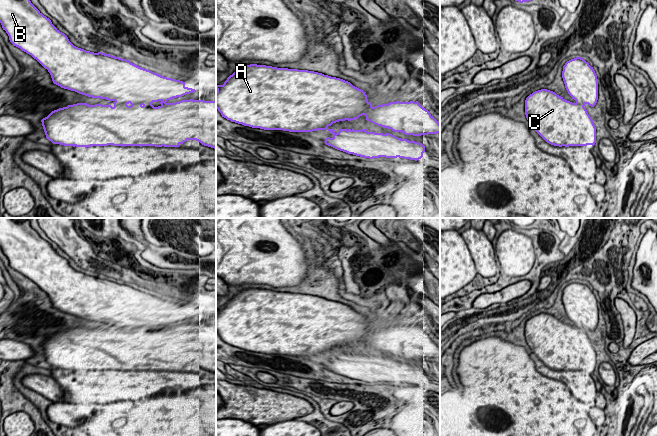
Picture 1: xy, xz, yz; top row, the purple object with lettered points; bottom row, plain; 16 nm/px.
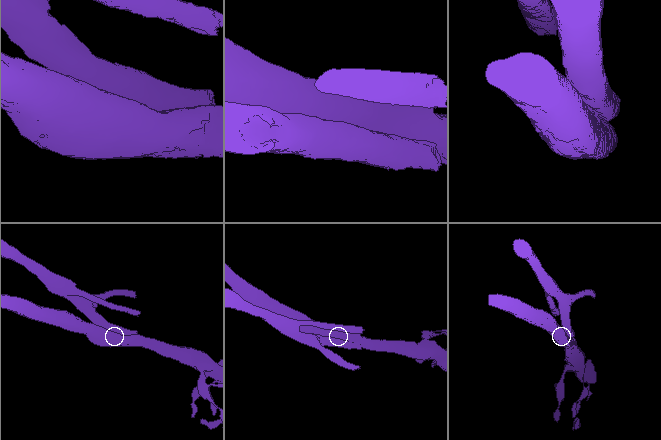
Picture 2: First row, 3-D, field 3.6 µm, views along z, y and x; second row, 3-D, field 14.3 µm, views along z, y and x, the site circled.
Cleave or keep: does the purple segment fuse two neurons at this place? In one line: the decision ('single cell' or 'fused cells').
fused cells

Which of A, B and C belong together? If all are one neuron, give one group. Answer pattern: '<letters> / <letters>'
A C / B

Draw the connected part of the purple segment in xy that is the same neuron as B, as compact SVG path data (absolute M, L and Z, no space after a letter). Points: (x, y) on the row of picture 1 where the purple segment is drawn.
M0 0L0 23L13 46L36 59L48 70L53 83L61 88L120 103L167 102L196 92L186 87L183 81L161 76L129 60L74 46L30 0Z

